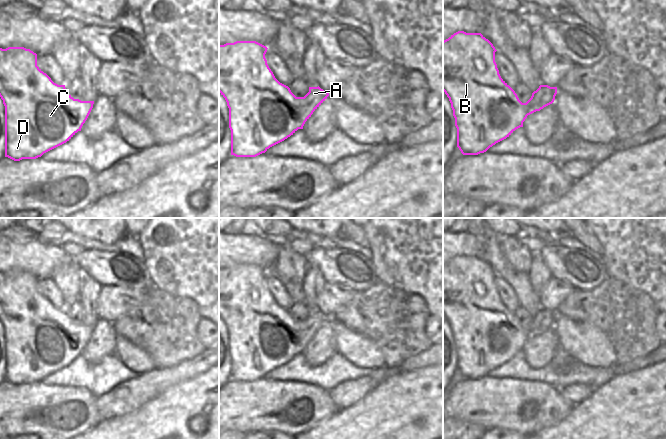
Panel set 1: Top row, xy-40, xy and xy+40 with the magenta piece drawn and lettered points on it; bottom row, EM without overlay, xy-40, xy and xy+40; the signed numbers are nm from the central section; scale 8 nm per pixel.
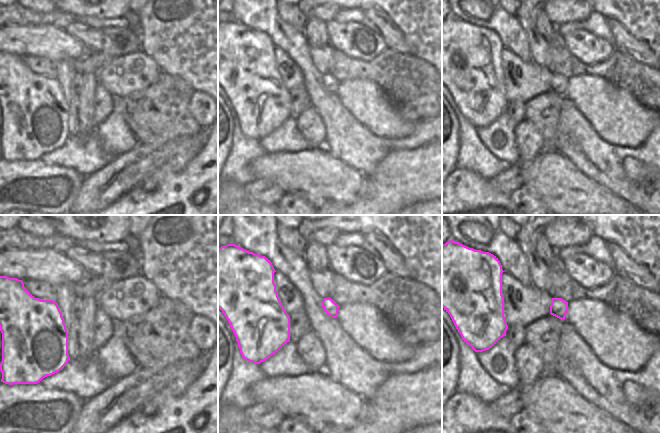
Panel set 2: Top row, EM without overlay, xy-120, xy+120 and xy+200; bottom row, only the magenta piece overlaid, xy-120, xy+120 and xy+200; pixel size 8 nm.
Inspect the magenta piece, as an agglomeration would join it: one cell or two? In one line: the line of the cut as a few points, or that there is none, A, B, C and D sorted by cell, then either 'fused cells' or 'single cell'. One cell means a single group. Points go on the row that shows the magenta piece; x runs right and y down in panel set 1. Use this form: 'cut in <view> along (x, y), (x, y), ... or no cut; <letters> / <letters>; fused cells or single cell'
no cut; A B C D; single cell

